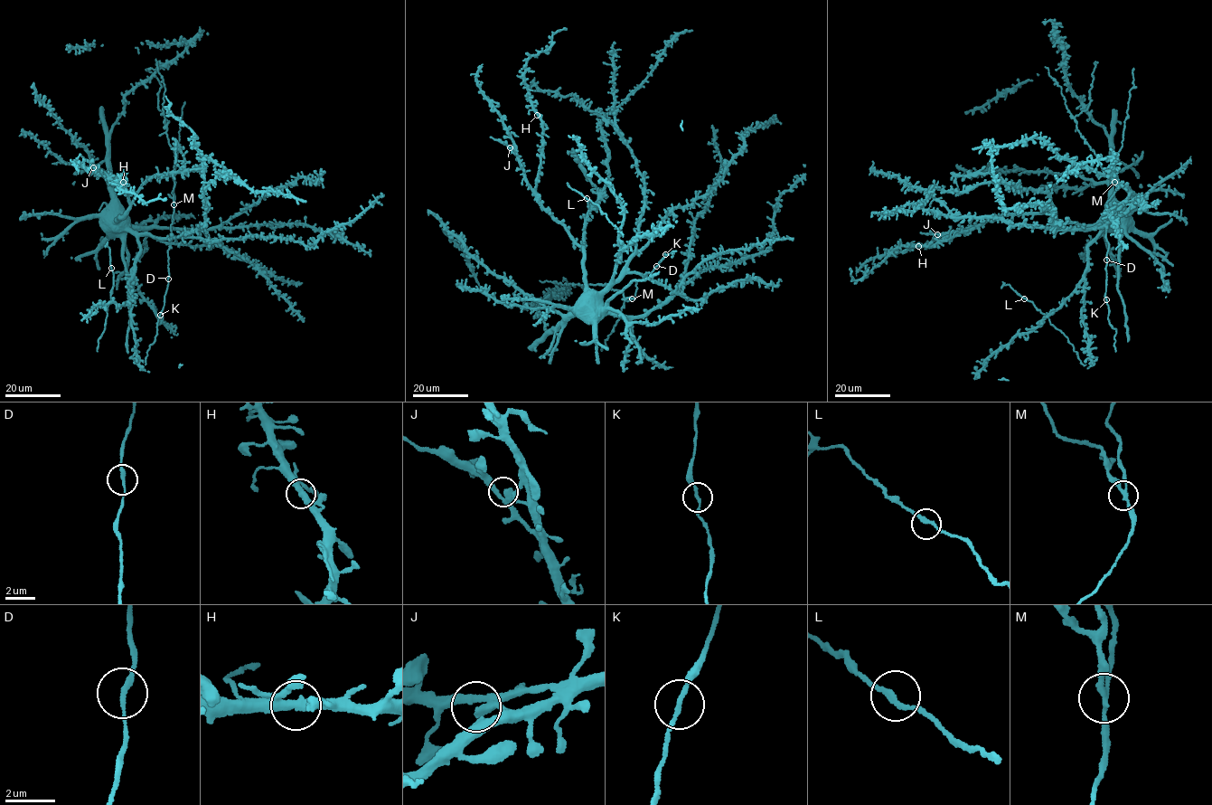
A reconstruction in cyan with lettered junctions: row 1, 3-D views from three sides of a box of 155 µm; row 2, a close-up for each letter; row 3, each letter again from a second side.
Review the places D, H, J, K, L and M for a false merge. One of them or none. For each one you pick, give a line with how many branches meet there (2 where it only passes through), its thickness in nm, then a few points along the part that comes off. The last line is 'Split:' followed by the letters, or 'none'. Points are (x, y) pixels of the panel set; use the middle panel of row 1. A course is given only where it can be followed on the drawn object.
M: Branches: 3. Thickness 180 nm. Course of the part to remove: (632, 298), (607, 286), (583, 286), (585, 299), (568, 313), (567, 319), (546, 333)
Split: M

